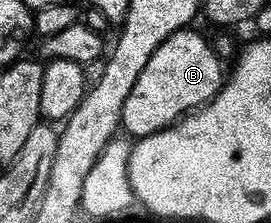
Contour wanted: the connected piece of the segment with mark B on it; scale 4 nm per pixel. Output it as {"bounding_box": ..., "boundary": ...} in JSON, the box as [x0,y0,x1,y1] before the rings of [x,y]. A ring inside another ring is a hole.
{"bounding_box":[120,29,226,137],"boundary":[[[193,29],[175,31],[146,61],[146,69],[138,73],[138,81],[134,81],[134,89],[130,89],[130,97],[126,97],[126,105],[120,118],[123,130],[129,131],[132,137],[153,135],[166,129],[177,119],[193,112],[210,102],[220,92],[226,78],[226,71],[220,68],[221,56],[217,55],[215,46],[207,43]]]}

